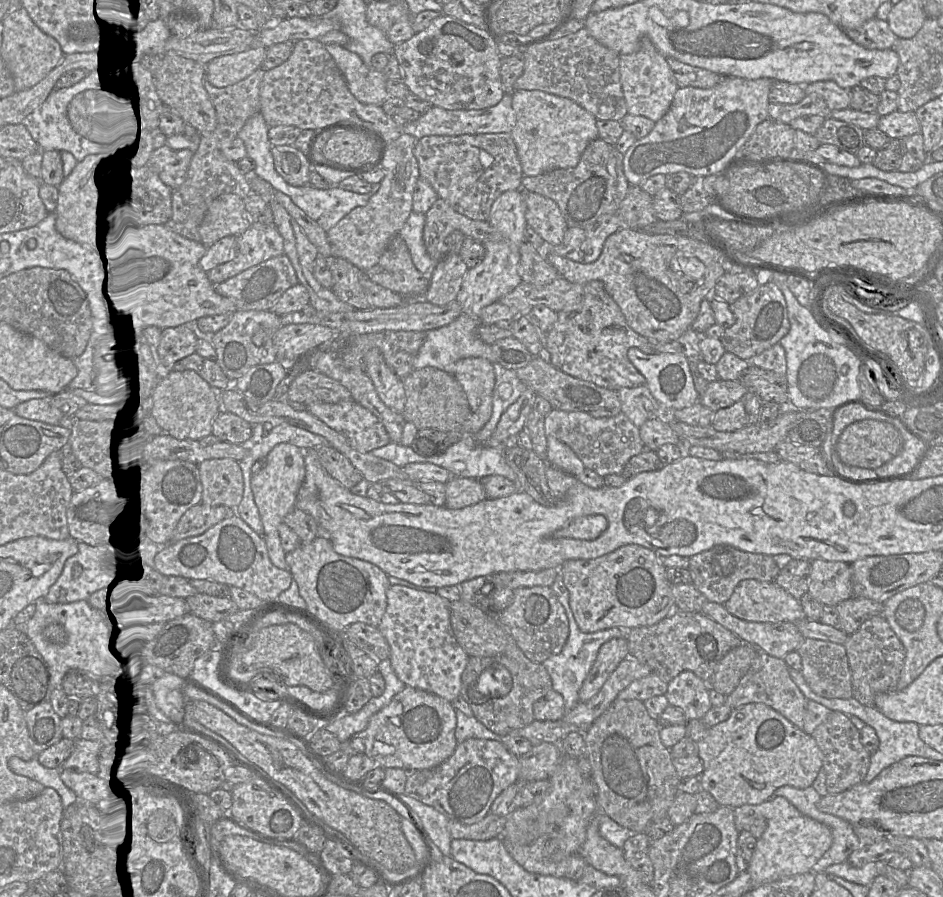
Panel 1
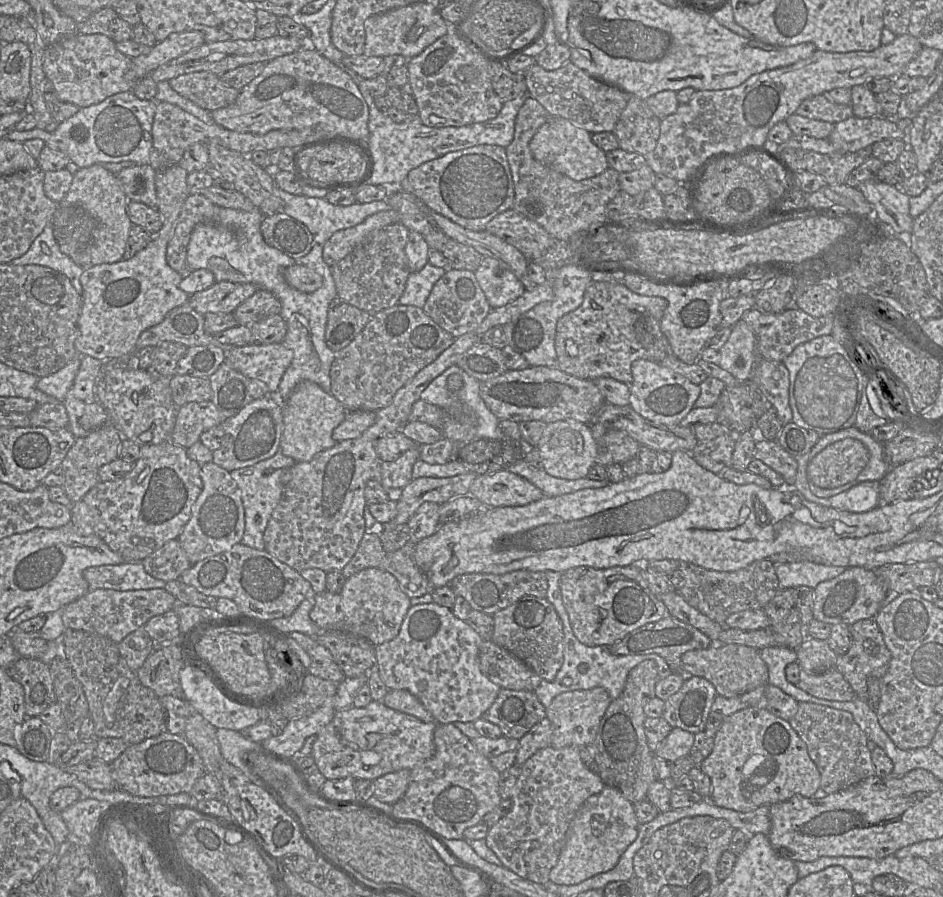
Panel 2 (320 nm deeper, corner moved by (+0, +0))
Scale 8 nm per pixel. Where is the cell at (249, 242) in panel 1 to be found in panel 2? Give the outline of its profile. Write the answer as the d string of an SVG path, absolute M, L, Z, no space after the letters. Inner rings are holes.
M222 281L190 296L188 305L205 316L208 313L233 313L258 287L251 283Z

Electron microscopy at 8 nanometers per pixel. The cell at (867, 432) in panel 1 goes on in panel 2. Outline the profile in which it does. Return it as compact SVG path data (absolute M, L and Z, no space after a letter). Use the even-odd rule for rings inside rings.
M855 438L841 439L837 442L834 442L833 444L828 445L826 448L824 448L821 452L819 452L809 461L806 470L808 484L809 482L811 482L812 484L824 489L831 489L845 485L849 482L854 481L857 478L857 476L867 466L868 461L869 461L869 451L860 440Z

